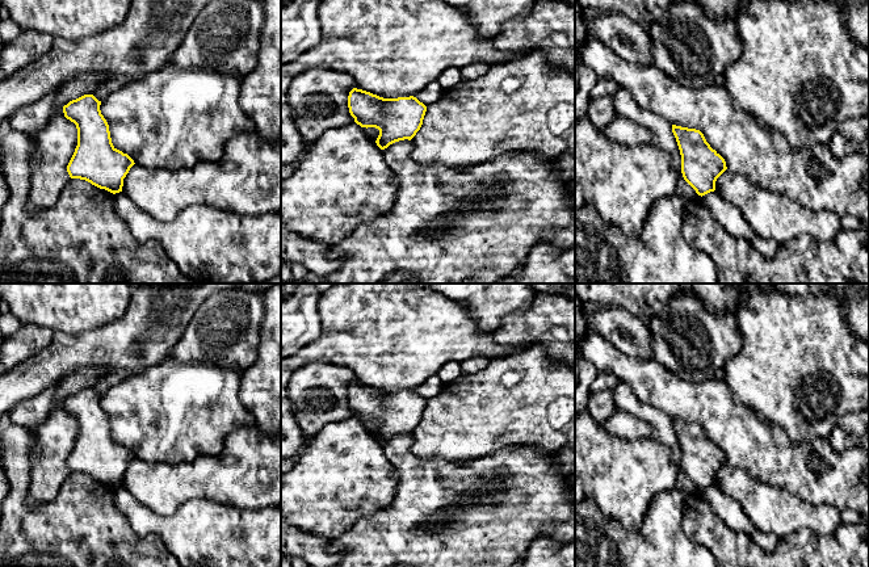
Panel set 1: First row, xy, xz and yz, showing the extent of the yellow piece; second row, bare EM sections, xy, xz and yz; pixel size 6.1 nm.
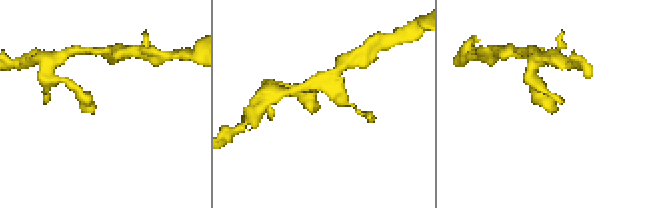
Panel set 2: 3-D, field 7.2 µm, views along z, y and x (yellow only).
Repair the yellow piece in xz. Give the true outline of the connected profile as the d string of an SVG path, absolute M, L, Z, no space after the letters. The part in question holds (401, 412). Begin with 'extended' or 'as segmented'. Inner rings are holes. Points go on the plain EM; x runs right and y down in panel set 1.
as segmented | M357 382L349 386L348 402L357 419L379 424L375 437L381 444L399 434L411 434L427 406L427 400L413 390L383 392Z

